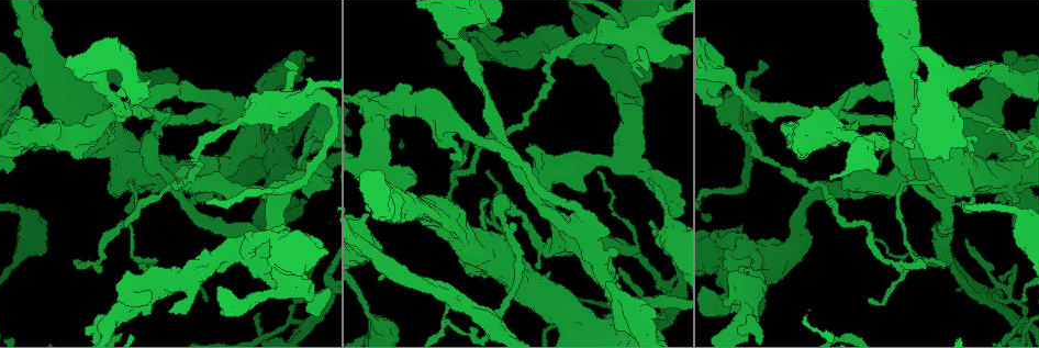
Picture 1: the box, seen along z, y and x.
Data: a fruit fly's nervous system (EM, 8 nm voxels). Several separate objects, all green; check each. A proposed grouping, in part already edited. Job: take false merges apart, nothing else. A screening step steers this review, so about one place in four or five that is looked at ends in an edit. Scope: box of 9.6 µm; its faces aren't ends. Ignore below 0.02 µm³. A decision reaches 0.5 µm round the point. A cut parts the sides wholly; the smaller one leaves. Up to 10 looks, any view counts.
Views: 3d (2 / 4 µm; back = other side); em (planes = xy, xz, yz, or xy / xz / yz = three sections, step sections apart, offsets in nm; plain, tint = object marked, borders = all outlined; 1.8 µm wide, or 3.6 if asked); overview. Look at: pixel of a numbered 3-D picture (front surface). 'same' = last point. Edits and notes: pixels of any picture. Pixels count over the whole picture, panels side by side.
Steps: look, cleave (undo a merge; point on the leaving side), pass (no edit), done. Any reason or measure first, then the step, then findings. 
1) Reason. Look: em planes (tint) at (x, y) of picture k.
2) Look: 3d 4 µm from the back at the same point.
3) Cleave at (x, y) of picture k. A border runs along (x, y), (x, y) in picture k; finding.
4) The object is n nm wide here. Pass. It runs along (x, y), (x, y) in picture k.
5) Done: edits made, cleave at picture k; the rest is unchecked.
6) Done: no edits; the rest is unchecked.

Three arms meet. Look: 3d 4 µm at (1020, 327) of picture 1.

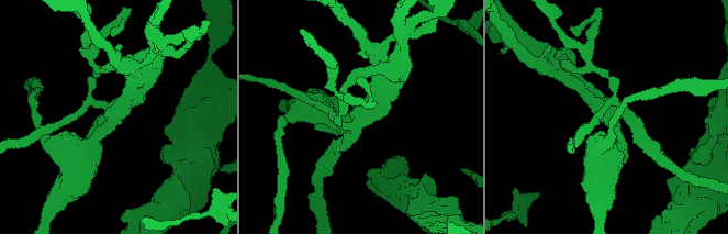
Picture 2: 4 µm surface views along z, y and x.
Need the tissue. Look: em planes (tint) at (610, 115) of picture 2.

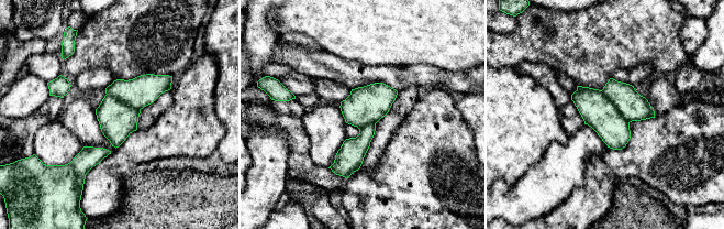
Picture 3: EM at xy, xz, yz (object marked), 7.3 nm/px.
The object is 280 nm wide here. Cleave at (598, 111) of picture 3. A border runs along (601, 90), (628, 123) in picture 3; a second neuron is stuck on.

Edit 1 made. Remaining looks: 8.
Branch point. Look: 3d 4 µm at (449, 122) of picture 1.

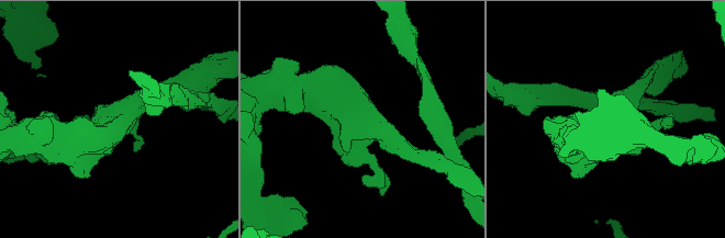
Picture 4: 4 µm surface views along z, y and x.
Look: em 3.6 µm planes (tint) at (360, 124) of picture 4.

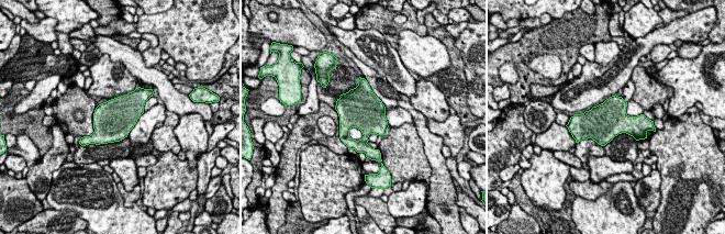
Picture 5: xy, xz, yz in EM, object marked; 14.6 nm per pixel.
Pass. One neuron here.

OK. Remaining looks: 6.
Looks like a crossing. Look: 3d 2 µm at (215, 260) of picture 1.

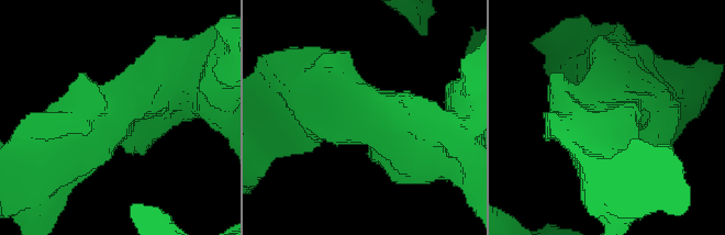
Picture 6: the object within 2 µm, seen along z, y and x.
Shape alone is not enough. Look: em yz step 16 (tint) at (611, 109) of picture 6.

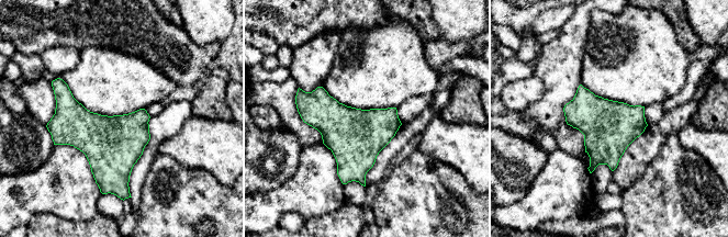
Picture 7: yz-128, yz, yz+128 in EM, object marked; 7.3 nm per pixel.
Look: em xz step 8 (tint) at the same point.

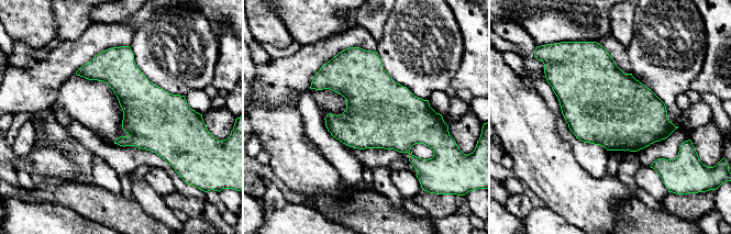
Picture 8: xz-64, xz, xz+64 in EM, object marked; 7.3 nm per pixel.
Pass. One neuron here.

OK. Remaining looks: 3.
Done: edits made, cleave at picture 3; the rest is unchecked.

